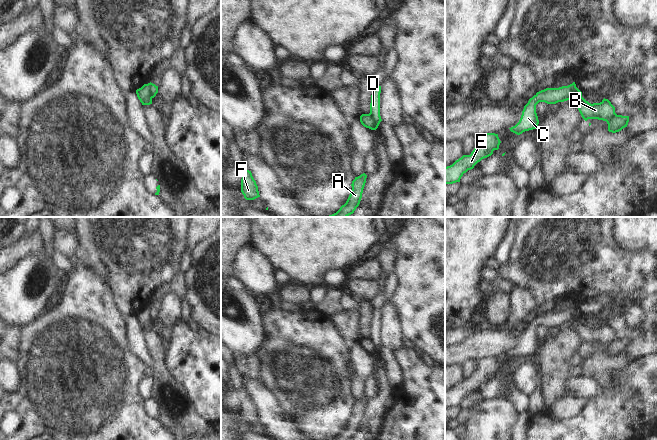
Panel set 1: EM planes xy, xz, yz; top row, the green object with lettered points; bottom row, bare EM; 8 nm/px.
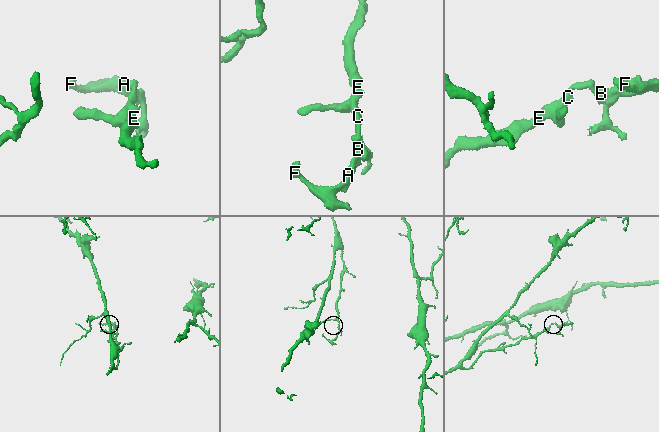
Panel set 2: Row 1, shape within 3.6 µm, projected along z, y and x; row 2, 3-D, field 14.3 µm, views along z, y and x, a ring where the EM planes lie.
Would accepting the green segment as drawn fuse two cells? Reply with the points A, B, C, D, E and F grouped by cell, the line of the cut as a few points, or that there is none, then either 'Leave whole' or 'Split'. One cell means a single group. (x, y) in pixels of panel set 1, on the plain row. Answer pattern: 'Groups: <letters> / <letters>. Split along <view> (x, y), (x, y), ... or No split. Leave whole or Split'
Groups: A B F / C D E. Split along xy (149, 307), (149, 320), (151, 323). Split.

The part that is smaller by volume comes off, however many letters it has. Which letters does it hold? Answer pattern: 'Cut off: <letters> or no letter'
Cut off: A, B, F

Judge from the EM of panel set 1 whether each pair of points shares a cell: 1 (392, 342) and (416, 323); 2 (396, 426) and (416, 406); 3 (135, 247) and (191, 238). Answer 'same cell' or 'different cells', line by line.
1: different cells
2: same cell
3: different cells

